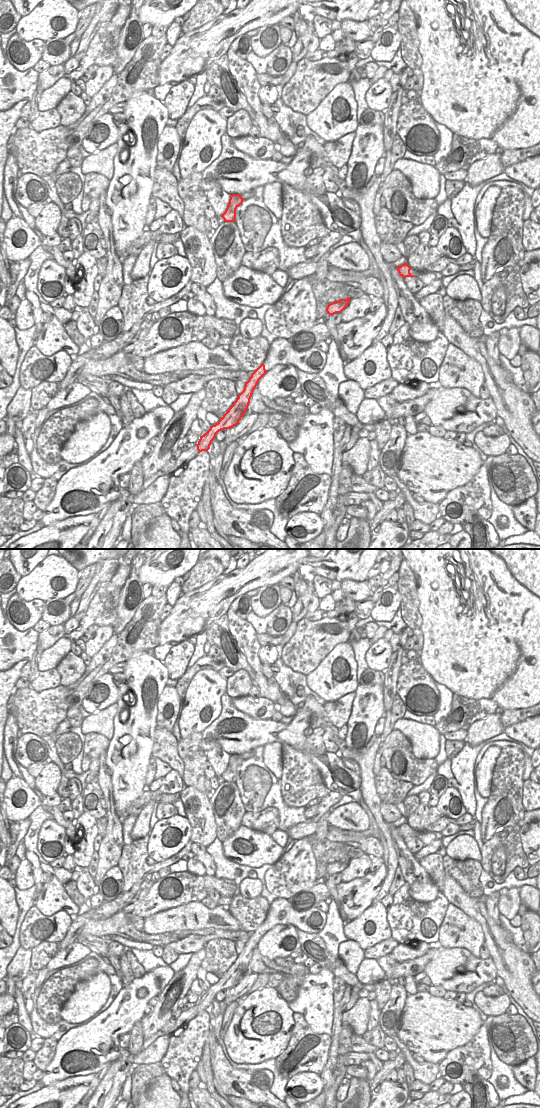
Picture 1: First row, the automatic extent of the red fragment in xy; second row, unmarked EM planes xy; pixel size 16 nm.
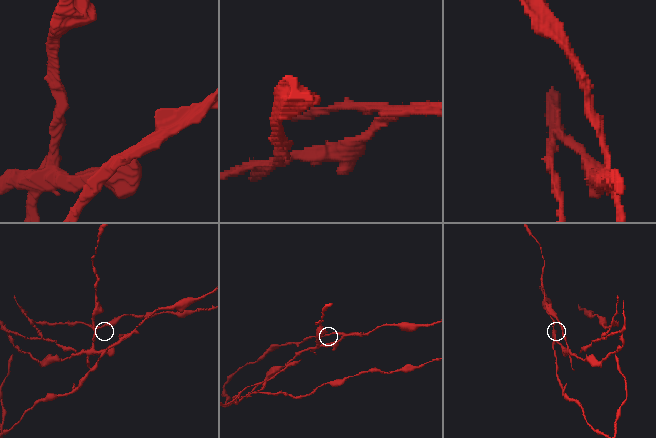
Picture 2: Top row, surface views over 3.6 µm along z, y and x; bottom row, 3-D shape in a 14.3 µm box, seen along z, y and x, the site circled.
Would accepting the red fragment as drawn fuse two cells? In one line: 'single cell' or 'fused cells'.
fused cells

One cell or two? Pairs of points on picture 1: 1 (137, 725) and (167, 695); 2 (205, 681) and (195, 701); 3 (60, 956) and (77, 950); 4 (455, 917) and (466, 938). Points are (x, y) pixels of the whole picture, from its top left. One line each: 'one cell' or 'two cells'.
1: two cells
2: one cell
3: one cell
4: one cell

